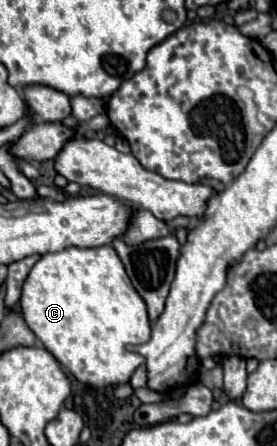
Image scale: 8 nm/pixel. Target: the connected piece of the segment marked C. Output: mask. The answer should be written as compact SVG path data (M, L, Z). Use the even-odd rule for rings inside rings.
M101 245L93 249L67 247L57 253L45 253L33 265L31 273L25 279L23 295L21 295L21 313L29 325L29 329L37 335L37 339L45 345L53 357L73 373L73 377L81 383L107 387L107 385L123 385L129 383L131 373L139 365L143 365L143 357L135 351L129 351L129 345L145 343L151 337L151 323L147 317L147 303L133 289L119 255L111 245Z

